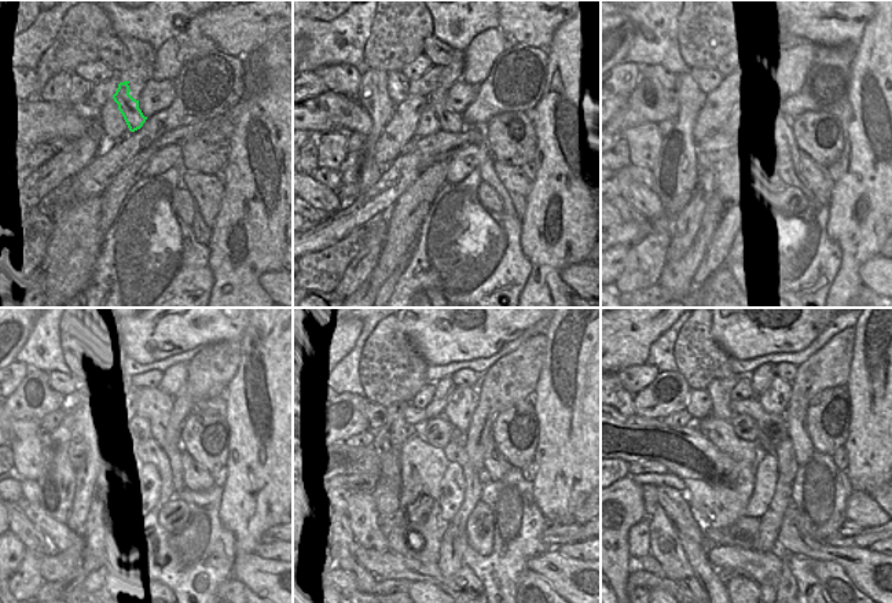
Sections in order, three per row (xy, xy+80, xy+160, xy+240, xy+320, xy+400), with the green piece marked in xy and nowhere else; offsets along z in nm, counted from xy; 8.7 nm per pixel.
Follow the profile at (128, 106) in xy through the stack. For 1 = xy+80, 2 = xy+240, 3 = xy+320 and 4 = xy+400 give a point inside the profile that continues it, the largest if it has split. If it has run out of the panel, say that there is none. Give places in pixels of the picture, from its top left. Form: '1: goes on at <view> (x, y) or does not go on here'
1: goes on at xy+80 (451, 122)
2: goes on at xy+240 (149, 449)
3: goes on at xy+320 (455, 540)
4: goes on at xy+400 (770, 524)

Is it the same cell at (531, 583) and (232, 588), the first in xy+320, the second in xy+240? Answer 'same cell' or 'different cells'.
same cell

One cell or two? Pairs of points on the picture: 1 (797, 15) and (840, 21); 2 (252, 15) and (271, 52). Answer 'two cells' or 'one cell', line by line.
1: one cell
2: two cells

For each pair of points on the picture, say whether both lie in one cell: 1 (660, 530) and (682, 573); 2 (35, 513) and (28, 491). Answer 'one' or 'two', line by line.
1: one
2: one

